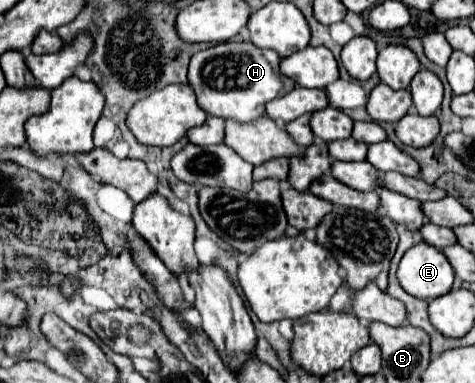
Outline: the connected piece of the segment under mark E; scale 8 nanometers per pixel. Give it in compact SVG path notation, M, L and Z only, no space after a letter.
M418 241L402 257L398 265L398 281L406 293L432 301L452 289L454 269L442 249Z

